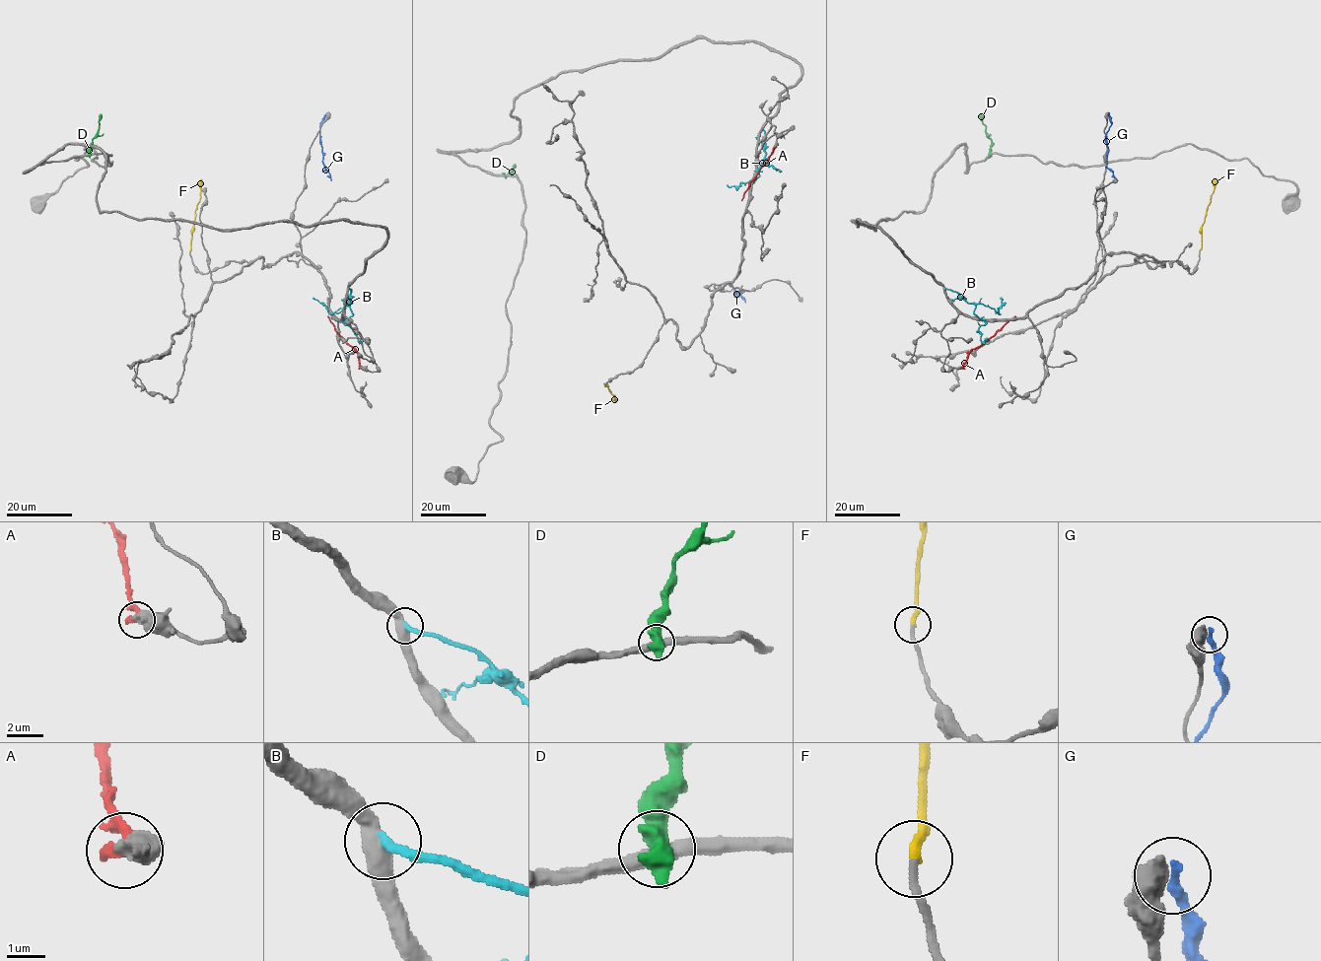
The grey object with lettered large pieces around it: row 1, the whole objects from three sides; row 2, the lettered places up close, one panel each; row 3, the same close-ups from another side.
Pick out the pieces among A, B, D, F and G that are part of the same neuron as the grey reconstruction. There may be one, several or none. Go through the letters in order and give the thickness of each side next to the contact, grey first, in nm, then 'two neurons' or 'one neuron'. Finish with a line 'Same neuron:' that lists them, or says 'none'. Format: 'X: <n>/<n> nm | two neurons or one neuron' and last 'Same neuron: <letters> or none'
A: 500/480 nm | two neurons
B: 480/220 nm | two neurons
D: 400/700 nm | two neurons
F: 220/200 nm | one neuron
G: 650/300 nm | two neurons
Same neuron: F

